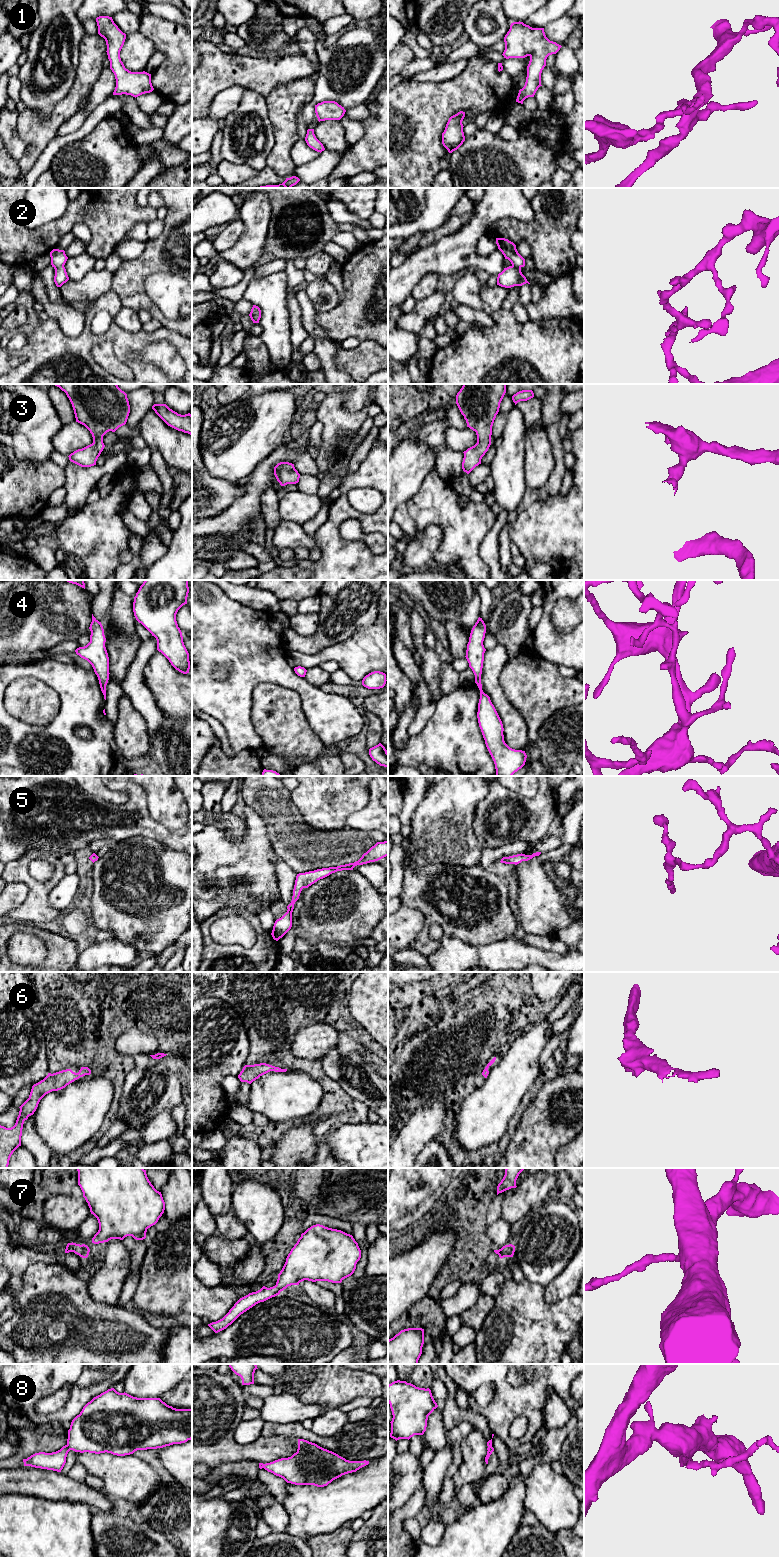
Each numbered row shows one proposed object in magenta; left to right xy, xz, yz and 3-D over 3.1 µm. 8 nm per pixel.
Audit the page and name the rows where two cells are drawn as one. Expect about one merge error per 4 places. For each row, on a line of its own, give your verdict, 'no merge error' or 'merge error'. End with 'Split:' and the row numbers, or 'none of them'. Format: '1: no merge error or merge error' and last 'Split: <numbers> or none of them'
1: no merge error
2: merge error
3: no merge error
4: no merge error
5: no merge error
6: no merge error
7: no merge error
8: no merge error
Split: 2

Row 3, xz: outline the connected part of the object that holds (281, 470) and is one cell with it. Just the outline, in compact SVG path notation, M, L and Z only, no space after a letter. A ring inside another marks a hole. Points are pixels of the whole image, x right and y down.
M280 462L274 467L274 475L281 486L296 484L299 482L300 474L295 469L294 464Z

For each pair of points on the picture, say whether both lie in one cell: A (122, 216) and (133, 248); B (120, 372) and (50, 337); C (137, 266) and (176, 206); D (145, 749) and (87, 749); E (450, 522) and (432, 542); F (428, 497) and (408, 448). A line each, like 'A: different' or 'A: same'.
A: different
B: different
C: same
D: different
E: different
F: different

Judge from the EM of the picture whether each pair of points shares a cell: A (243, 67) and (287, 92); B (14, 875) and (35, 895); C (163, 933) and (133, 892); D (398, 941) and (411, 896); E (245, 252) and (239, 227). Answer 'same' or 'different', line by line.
A: different
B: same
C: same
D: different
E: different

